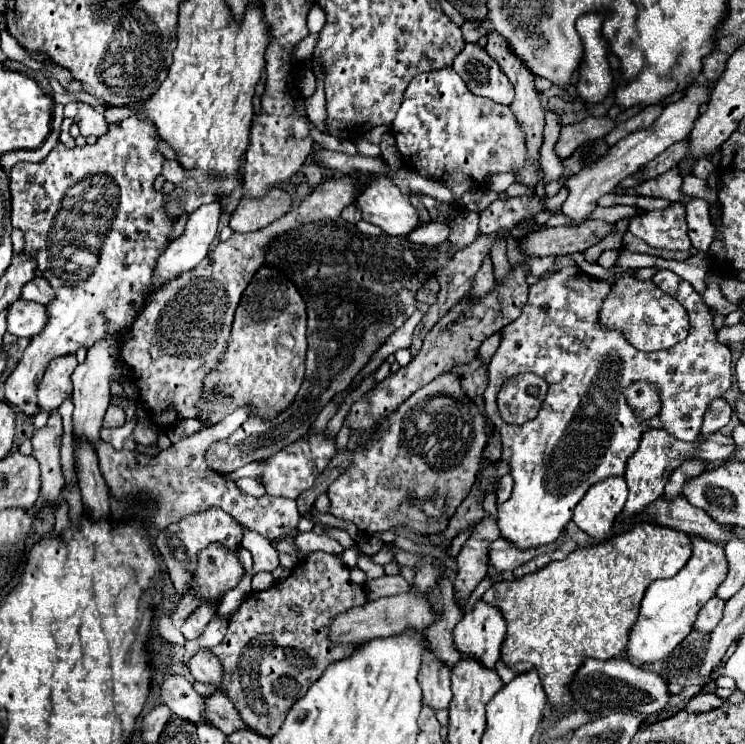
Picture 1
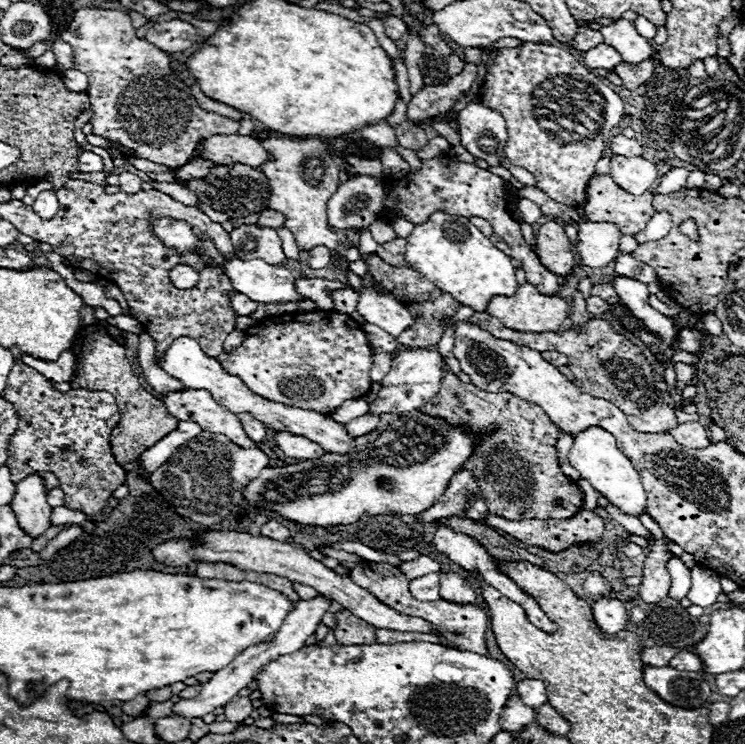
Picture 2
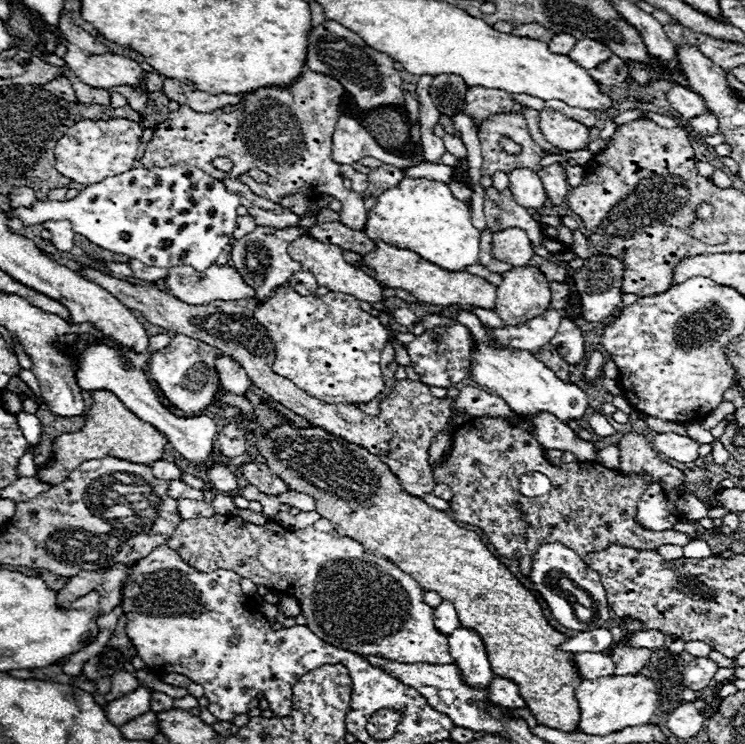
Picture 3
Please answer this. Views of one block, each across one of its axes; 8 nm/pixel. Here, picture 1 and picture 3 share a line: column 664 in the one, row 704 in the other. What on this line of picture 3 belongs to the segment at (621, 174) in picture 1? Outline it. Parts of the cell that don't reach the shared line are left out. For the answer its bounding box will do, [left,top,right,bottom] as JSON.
[104,688,150,726]

